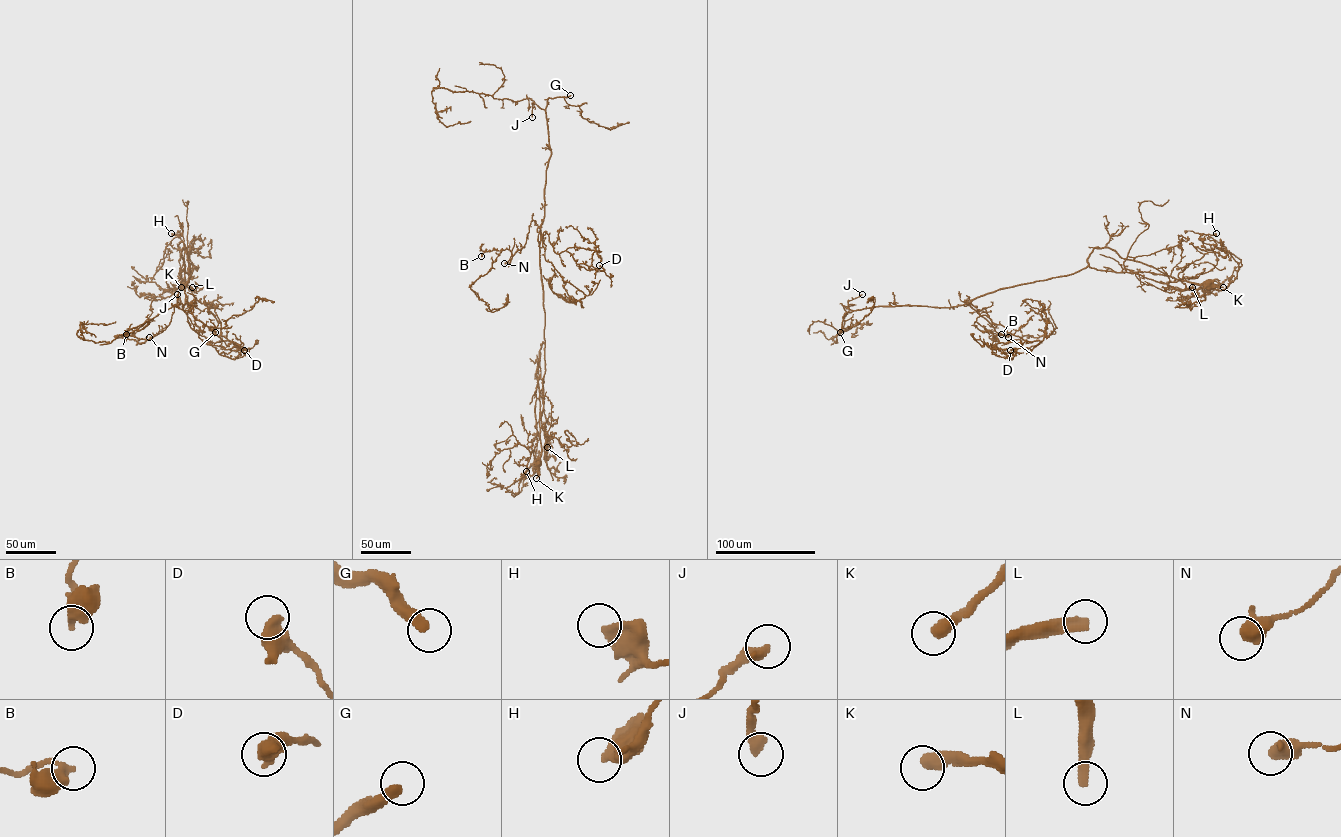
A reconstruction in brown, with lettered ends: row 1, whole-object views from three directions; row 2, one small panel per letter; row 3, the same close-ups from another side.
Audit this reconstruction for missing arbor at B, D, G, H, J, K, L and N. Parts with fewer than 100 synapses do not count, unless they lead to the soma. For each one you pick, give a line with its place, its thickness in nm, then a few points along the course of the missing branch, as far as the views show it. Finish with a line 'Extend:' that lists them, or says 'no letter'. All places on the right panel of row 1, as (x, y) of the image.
L: at (1192, 287); 400 nm thick; missing branch runs (1192, 287), (1201, 289), (1219, 284), (1220, 289), (1208, 292), (1196, 305), (1183, 310), (1160, 307)
Extend: L

